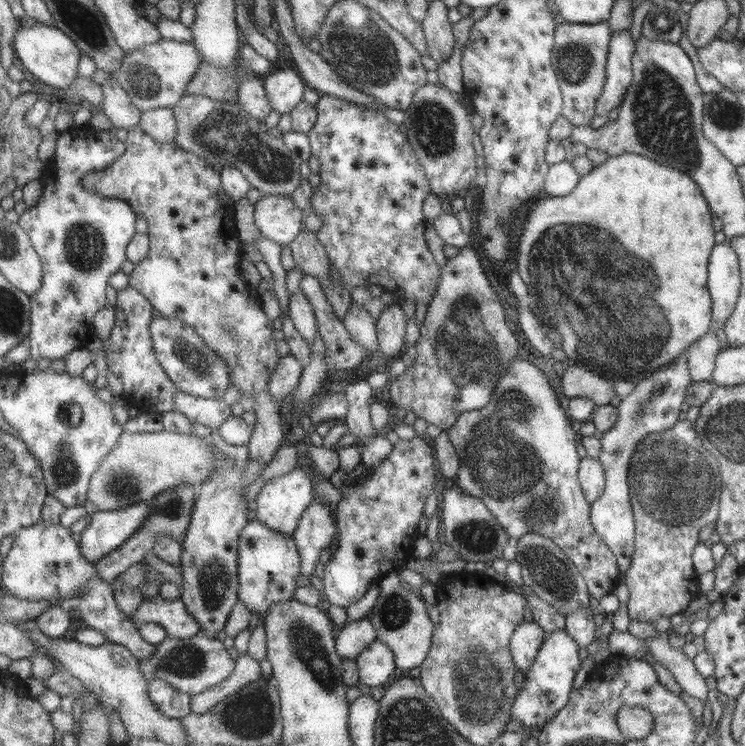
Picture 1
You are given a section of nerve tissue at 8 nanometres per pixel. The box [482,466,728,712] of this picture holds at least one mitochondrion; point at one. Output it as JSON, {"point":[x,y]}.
{"point":[551,572]}

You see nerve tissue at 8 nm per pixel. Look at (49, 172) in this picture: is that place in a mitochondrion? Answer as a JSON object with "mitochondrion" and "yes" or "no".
{"mitochondrion":"no"}

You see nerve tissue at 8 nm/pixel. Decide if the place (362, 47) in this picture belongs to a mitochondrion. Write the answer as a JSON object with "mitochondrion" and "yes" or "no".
{"mitochondrion":"yes"}

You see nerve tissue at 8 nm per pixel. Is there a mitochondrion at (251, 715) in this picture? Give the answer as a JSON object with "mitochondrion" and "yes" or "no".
{"mitochondrion":"yes"}

